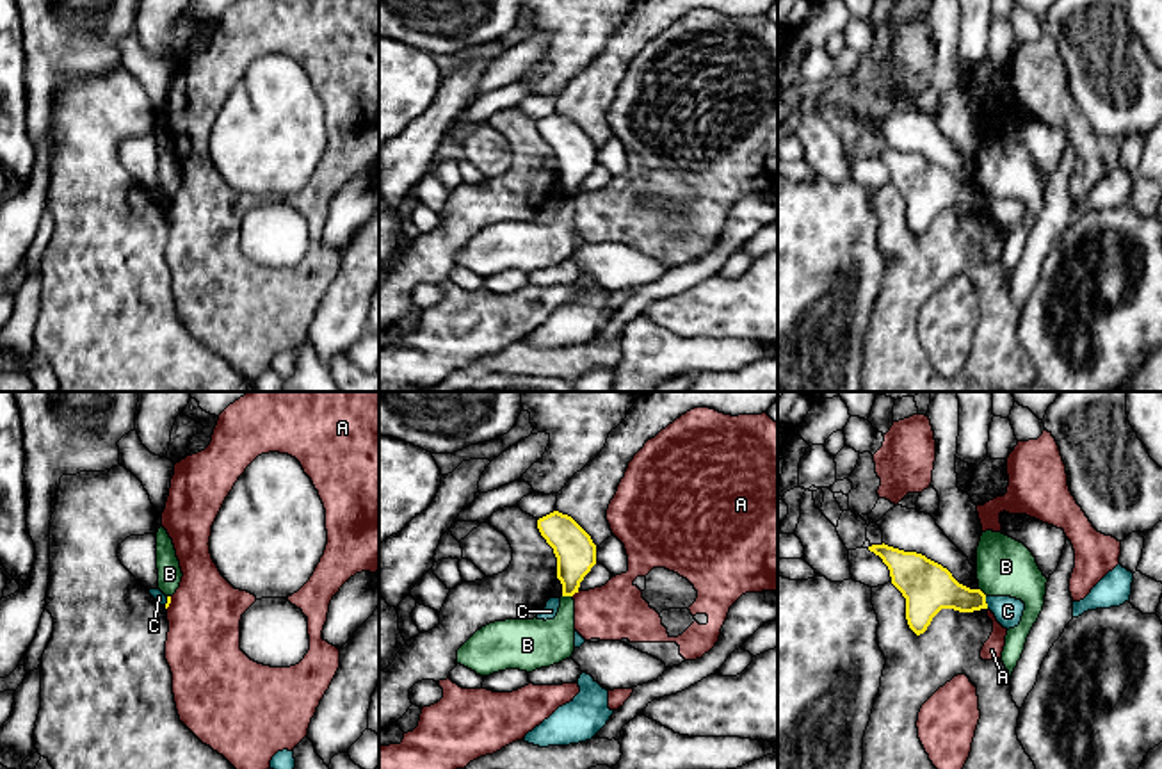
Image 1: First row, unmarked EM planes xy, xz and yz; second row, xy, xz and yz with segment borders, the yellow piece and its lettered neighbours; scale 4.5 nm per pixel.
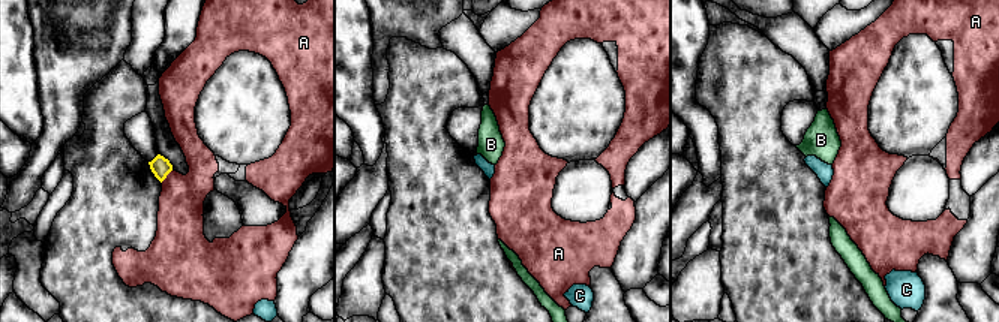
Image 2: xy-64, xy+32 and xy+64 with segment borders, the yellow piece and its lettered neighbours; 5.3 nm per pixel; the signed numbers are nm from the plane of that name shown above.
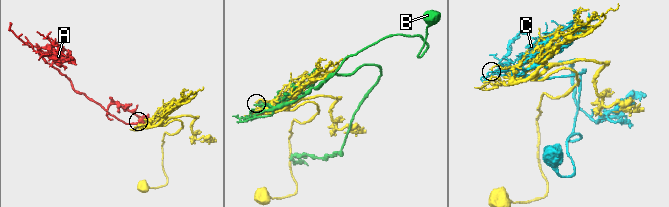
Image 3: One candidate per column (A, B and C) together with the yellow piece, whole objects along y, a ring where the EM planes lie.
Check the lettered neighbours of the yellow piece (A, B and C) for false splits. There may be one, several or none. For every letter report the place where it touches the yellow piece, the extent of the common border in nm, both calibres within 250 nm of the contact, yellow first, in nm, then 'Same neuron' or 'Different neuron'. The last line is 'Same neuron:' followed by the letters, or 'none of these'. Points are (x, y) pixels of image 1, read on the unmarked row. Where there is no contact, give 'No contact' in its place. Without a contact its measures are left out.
A: Touches yellow at xz (575, 193). Shared border 40 nm. Thickness 180 nm (yellow) against 260 nm. Different neuron
B: Touches yellow at xz (568, 196). Shared border 50 nm. Thickness 180 nm (yellow) against 220 nm. Different neuron
C: Touches yellow at yz (984, 203). Shared border 60 nm. Thickness 220 nm (yellow) against 130 nm. Different neuron
Same neuron: none of these

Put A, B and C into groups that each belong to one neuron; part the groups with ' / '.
A / B / C

